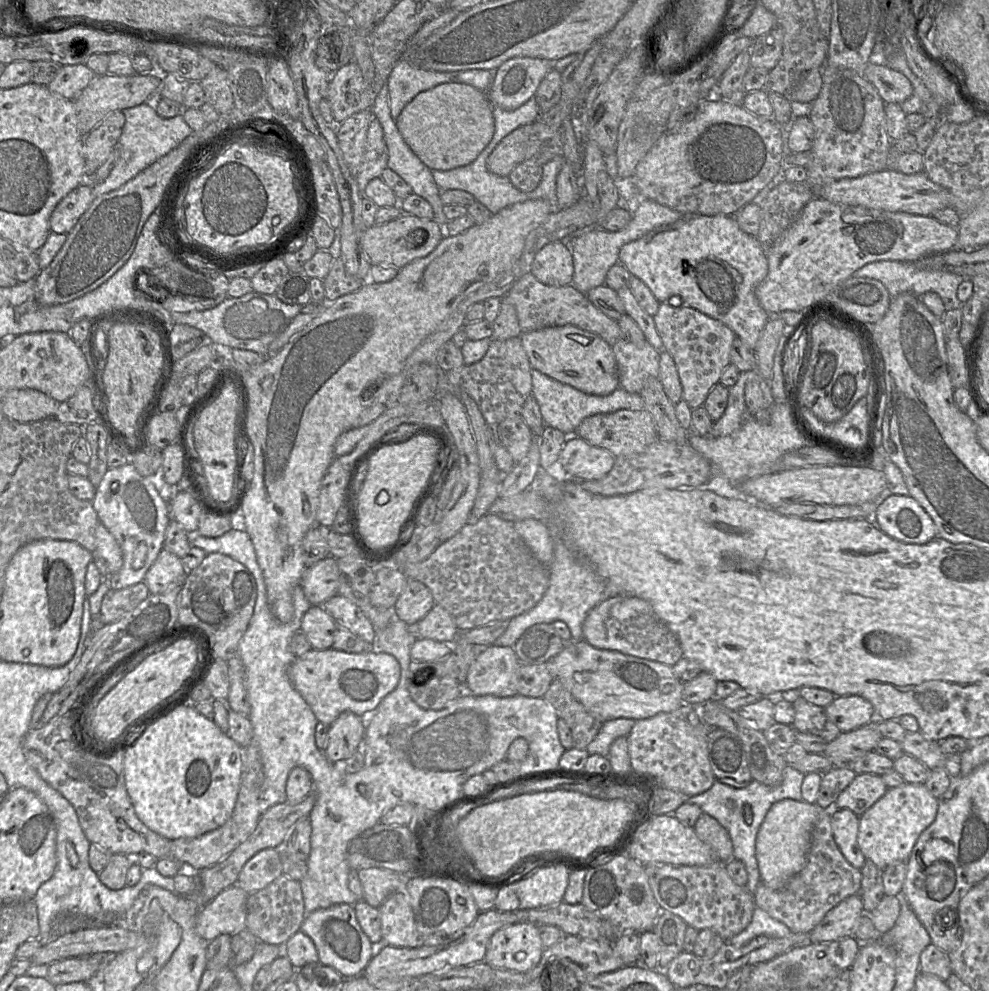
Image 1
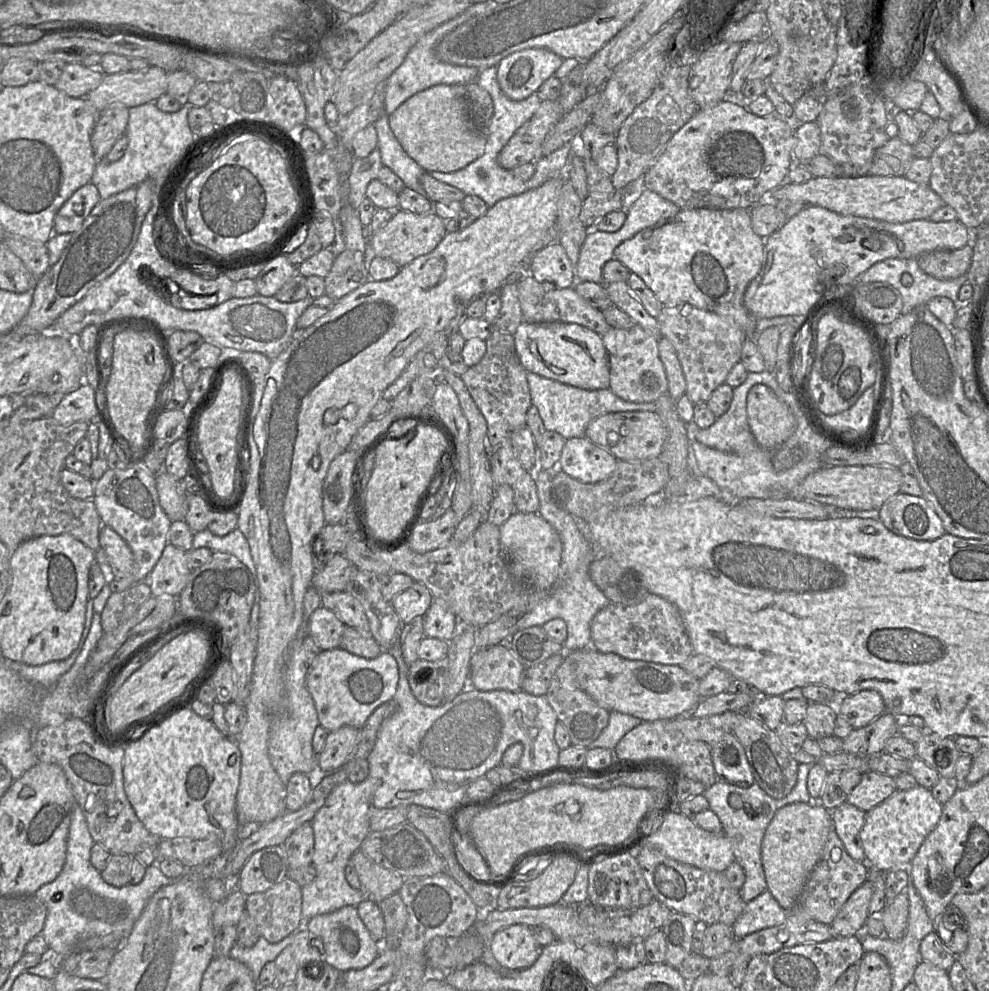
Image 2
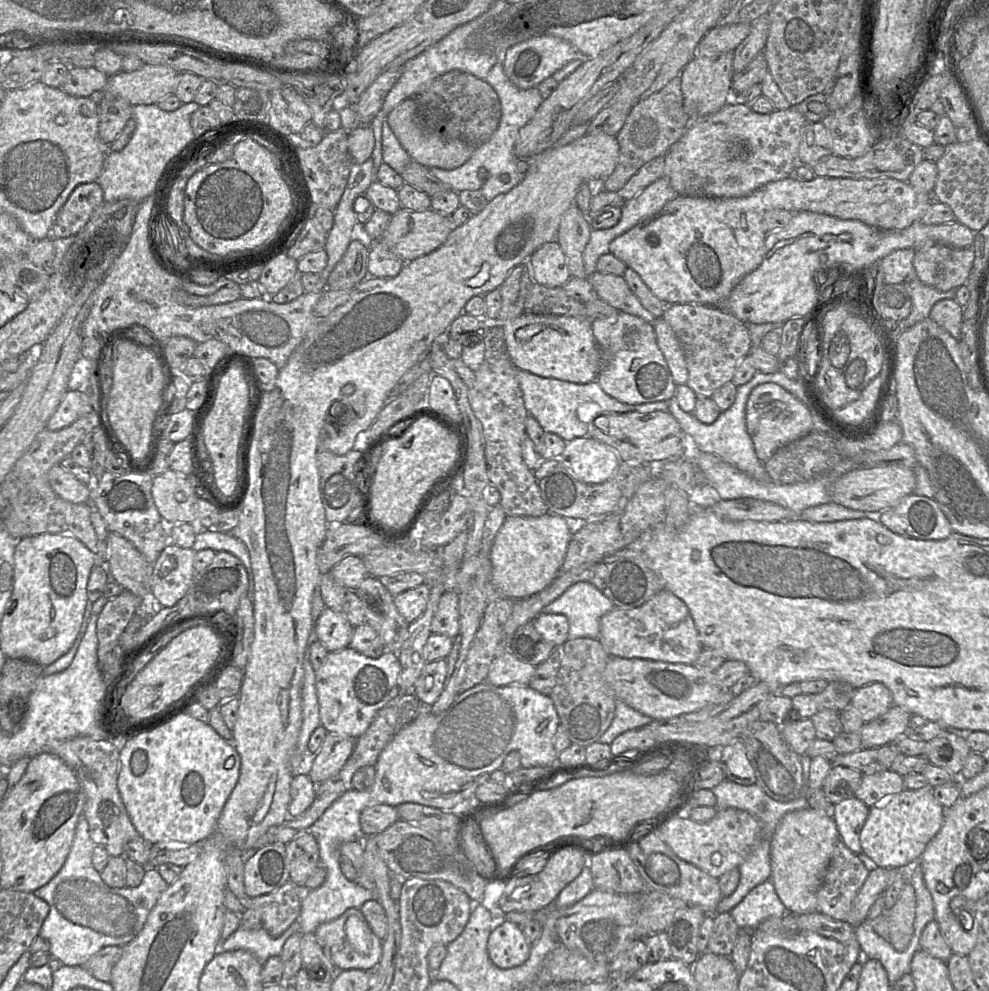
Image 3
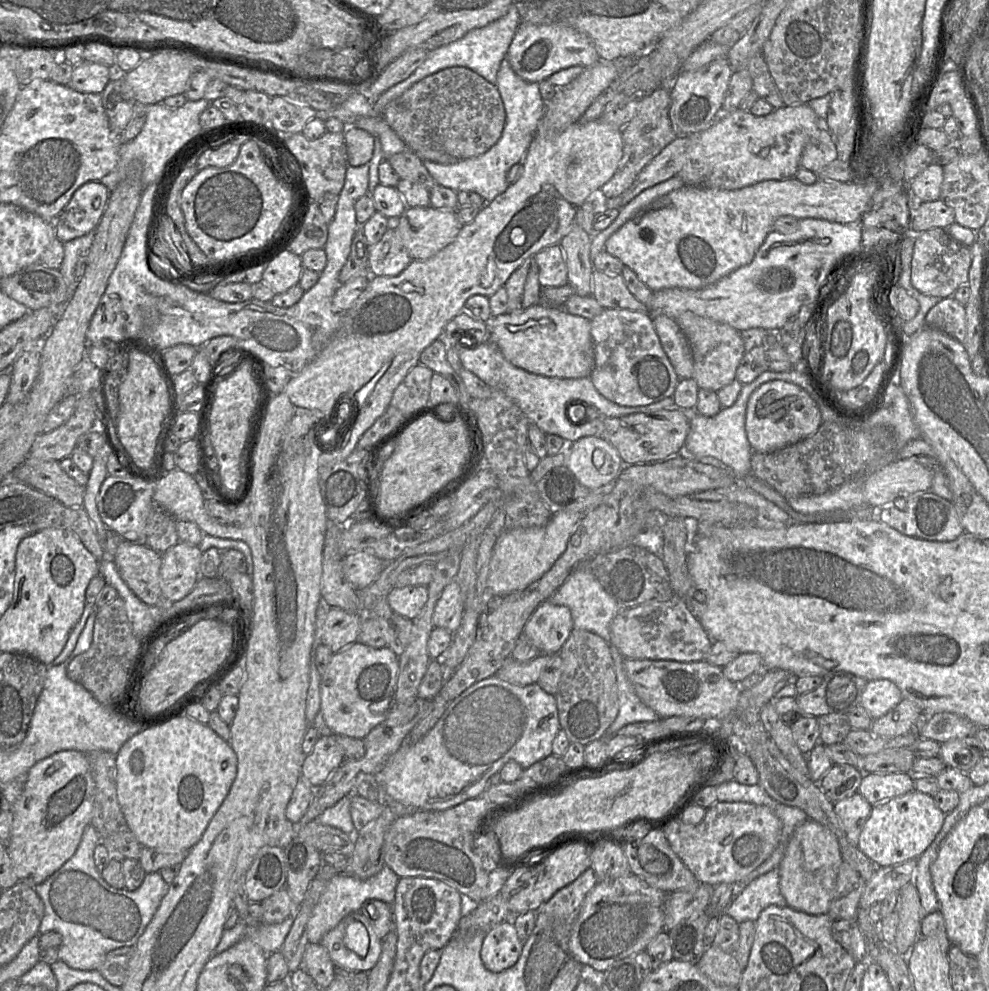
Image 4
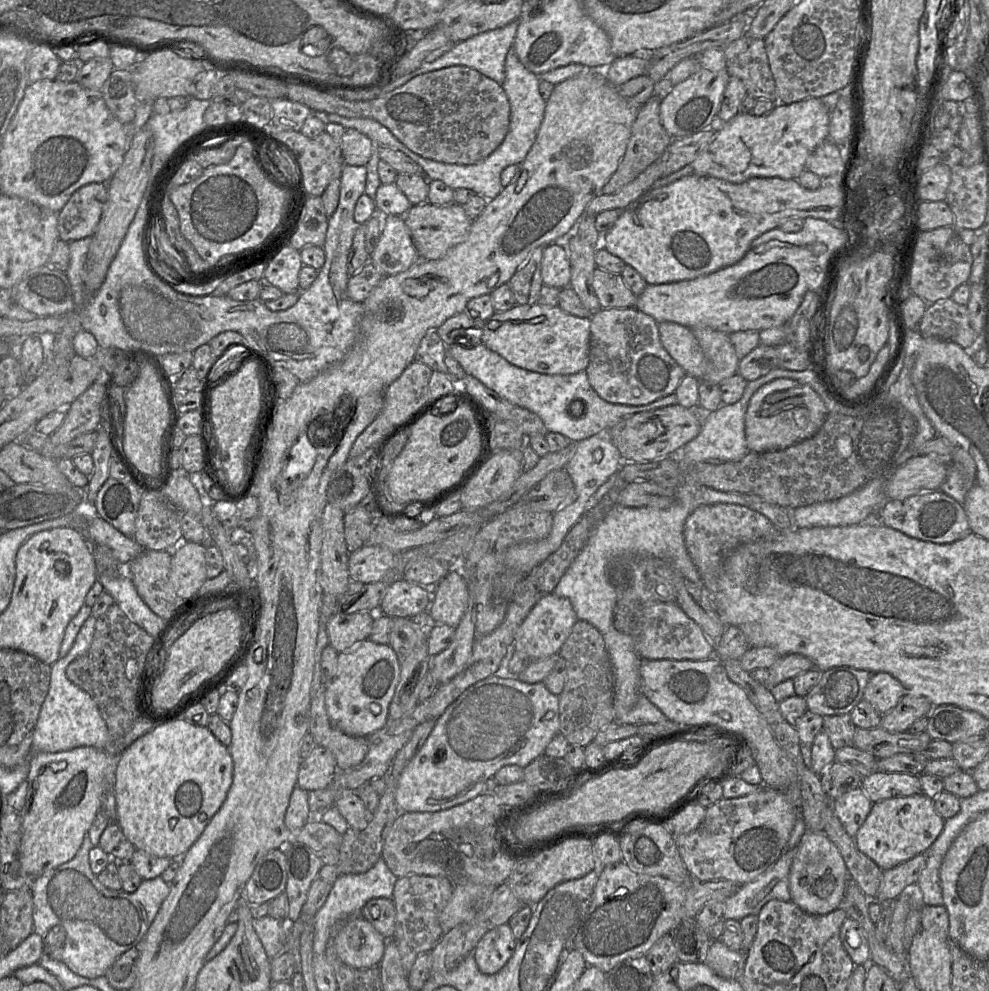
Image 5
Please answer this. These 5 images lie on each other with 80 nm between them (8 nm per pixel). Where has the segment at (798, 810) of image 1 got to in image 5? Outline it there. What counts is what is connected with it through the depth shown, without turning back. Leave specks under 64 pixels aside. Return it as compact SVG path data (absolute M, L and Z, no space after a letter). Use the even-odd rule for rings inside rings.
M807 829L790 867L791 901L808 914L828 914L840 907L849 878L848 869L836 845L824 833Z

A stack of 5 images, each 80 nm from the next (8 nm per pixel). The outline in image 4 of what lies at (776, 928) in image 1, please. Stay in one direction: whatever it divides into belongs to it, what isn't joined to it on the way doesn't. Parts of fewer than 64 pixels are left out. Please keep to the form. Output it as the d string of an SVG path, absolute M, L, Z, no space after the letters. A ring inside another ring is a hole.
M778 868L755 878L731 900L724 913L740 924L747 920L756 922L760 913L770 905L787 906L779 883Z

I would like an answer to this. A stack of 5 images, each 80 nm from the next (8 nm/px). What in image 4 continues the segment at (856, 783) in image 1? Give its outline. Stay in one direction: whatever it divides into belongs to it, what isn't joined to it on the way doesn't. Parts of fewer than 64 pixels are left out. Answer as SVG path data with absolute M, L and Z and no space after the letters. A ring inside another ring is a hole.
M863 773L860 793L872 806L914 790L914 776L903 773Z

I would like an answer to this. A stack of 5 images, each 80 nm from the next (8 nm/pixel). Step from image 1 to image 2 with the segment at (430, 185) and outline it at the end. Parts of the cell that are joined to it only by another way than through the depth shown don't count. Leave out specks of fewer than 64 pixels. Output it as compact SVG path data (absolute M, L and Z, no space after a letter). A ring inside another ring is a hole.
M384 103L384 113L382 116L374 123L374 127L377 132L378 136L378 144L377 147L380 150L381 155L381 161L382 164L388 168L390 168L397 176L401 178L401 180L404 182L405 187L408 187L421 195L426 196L426 192L422 185L420 184L420 176L425 172L424 169L415 161L413 160L402 148L398 140L396 139L395 135L393 134L390 126L389 126L389 120L388 120L388 114L385 112L385 103Z

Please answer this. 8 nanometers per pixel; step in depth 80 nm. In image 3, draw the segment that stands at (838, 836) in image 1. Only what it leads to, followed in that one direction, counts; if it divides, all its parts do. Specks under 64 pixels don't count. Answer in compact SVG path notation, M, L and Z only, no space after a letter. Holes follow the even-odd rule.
M855 796L845 799L832 808L840 839L856 855L862 854L860 833L870 808Z

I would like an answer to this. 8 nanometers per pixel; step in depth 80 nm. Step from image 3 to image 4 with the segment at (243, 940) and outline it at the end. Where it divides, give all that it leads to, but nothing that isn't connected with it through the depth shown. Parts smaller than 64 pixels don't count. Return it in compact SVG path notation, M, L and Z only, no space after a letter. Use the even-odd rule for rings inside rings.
M290 915L278 924L238 922L234 927L224 929L221 940L215 948L213 955L224 952L242 939L251 940L266 955L280 951L293 921L294 915Z

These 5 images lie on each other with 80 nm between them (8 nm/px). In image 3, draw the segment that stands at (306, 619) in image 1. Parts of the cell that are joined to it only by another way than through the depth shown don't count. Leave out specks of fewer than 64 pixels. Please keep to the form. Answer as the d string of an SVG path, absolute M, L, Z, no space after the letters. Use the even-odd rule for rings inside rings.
M329 608L322 611L315 627L317 639L328 653L348 647L353 630L354 627L345 617Z

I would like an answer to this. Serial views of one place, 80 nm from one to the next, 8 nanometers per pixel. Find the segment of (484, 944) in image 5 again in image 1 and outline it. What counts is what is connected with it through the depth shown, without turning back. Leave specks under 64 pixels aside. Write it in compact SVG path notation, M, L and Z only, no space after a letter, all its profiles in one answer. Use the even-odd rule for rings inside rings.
M518 922L494 933L484 962L493 968L527 972L539 963L544 949L538 925Z

